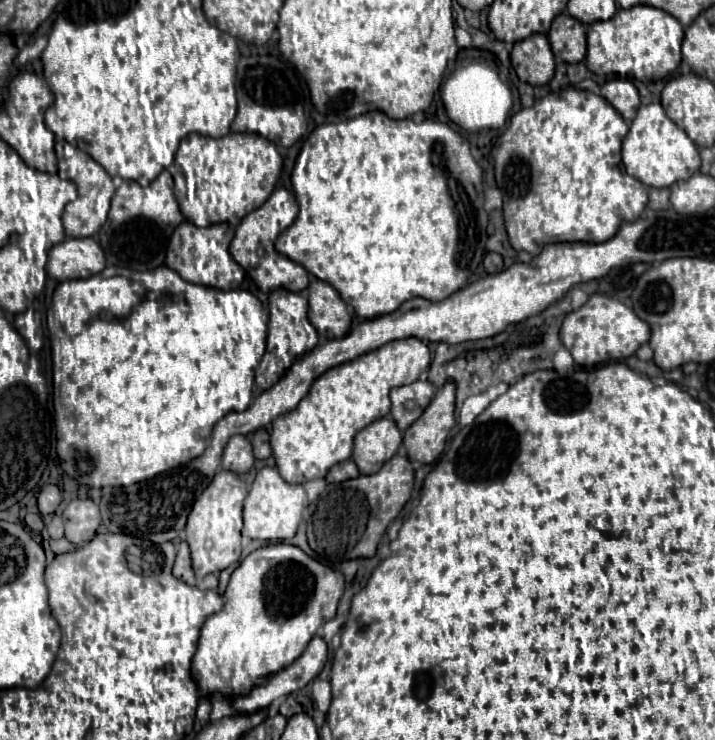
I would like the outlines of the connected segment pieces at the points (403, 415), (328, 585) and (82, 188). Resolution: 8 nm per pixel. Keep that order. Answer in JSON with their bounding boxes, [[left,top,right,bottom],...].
[[390,381,434,431],[192,543,344,697],[58,143,114,237]]

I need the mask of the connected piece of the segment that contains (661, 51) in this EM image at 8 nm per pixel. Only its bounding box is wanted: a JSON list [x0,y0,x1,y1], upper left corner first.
[586,5,682,83]

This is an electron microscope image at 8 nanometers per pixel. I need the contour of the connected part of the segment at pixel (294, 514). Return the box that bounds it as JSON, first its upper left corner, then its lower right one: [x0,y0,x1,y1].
[244,467,308,541]

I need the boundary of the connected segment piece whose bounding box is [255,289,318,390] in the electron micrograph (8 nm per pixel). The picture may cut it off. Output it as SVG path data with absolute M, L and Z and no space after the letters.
M276 289L268 297L268 311L270 311L270 321L268 321L266 351L255 372L255 384L261 390L270 389L296 359L310 353L310 349L314 349L318 343L316 329L310 325L306 317L308 301L304 295L290 293L288 289Z

